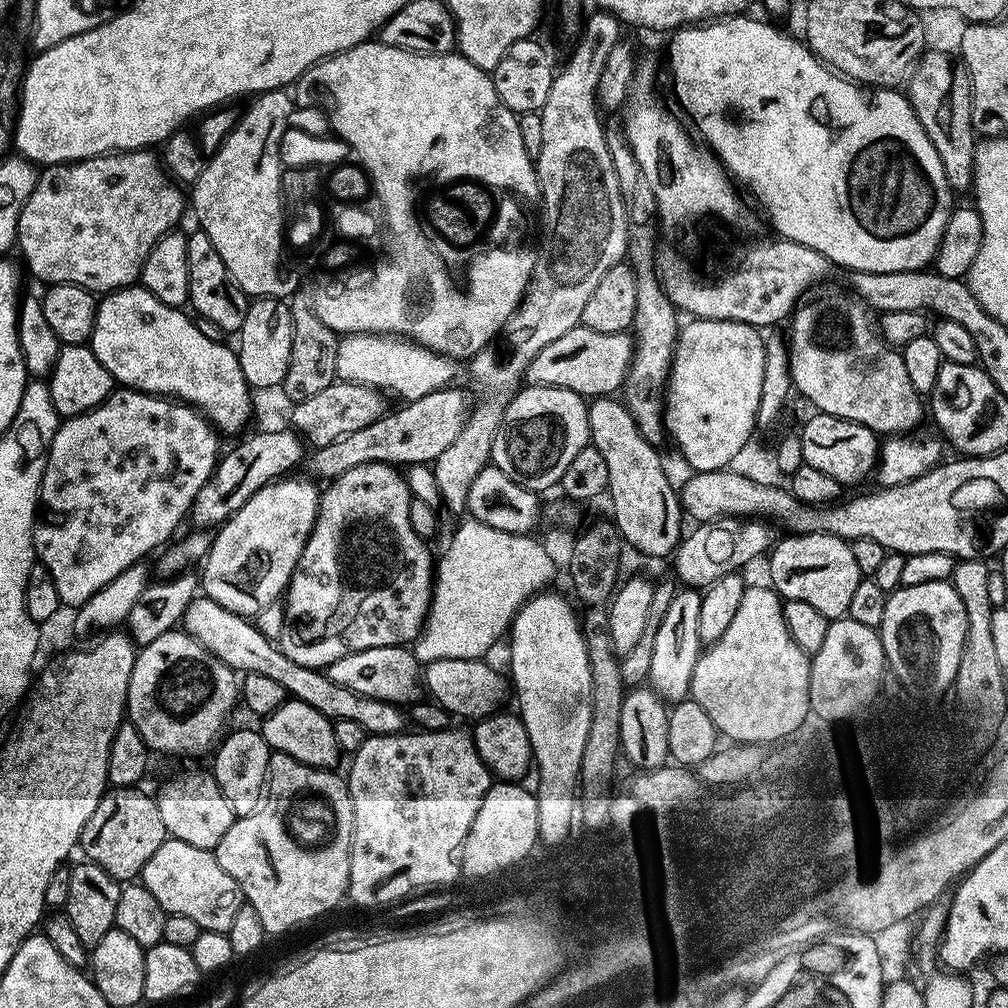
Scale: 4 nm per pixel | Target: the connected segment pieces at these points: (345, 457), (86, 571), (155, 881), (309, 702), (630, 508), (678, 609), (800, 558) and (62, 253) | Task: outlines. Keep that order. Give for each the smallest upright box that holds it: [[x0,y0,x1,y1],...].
[[306,387,470,482],[32,386,222,608],[139,840,242,933],[182,594,406,736],[588,396,682,557],[647,587,702,702],[767,532,862,622],[16,150,186,294]]

